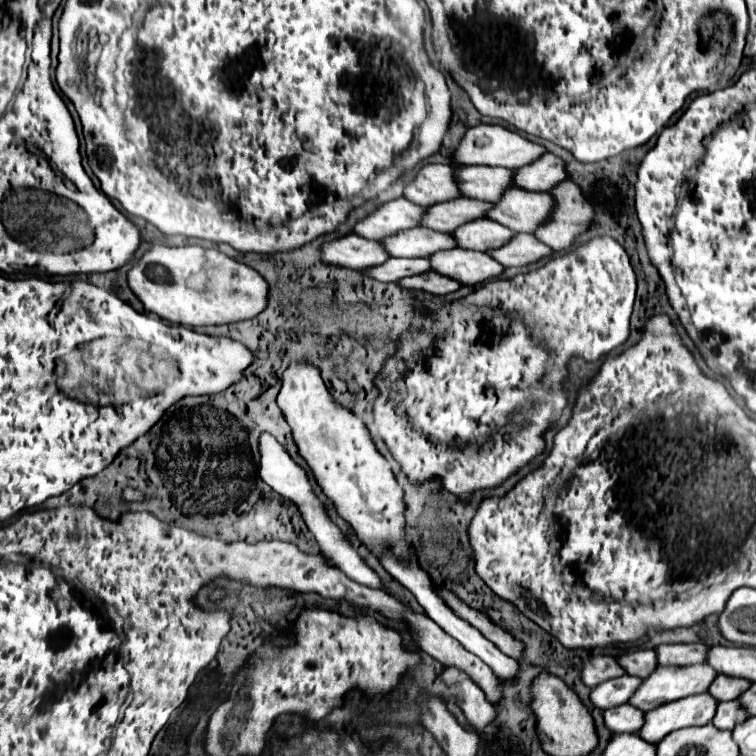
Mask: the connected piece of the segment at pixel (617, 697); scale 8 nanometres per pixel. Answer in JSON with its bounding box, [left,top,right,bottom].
[589,674,641,710]

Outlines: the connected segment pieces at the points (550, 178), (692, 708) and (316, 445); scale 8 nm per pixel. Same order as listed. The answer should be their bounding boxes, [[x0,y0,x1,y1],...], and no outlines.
[[513,152,567,192],[637,692,719,744],[277,360,407,558]]

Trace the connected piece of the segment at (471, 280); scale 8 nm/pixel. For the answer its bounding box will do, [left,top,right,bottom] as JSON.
[429,248,503,284]

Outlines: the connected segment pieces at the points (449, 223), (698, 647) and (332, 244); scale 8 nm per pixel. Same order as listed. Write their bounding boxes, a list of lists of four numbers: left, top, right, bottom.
[[419,196,491,232],[655,644,705,666],[321,234,389,270]]

